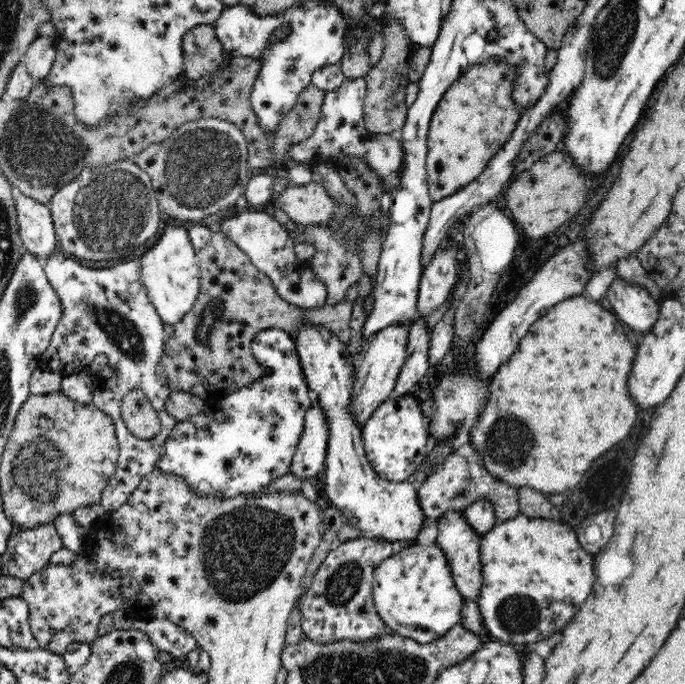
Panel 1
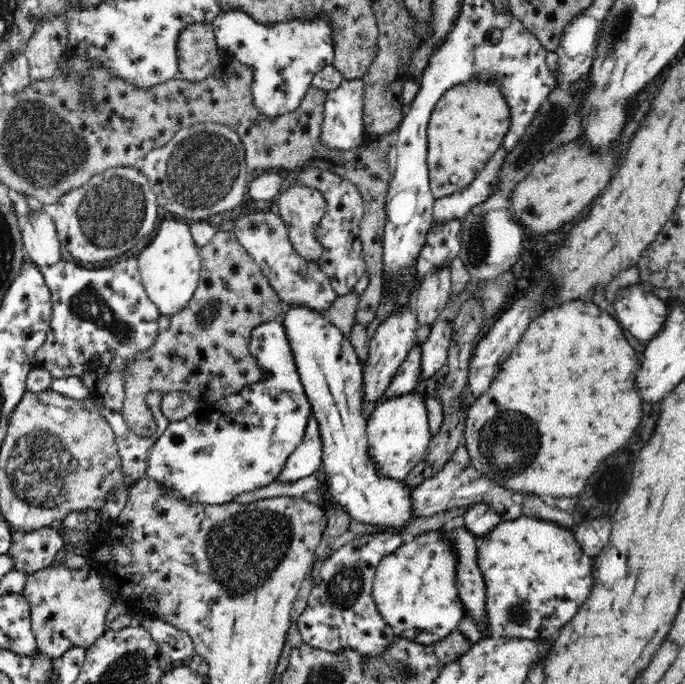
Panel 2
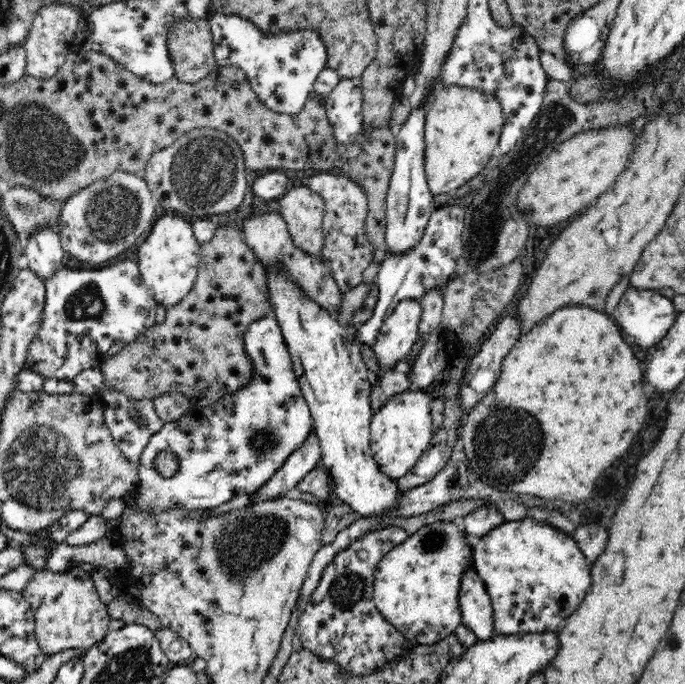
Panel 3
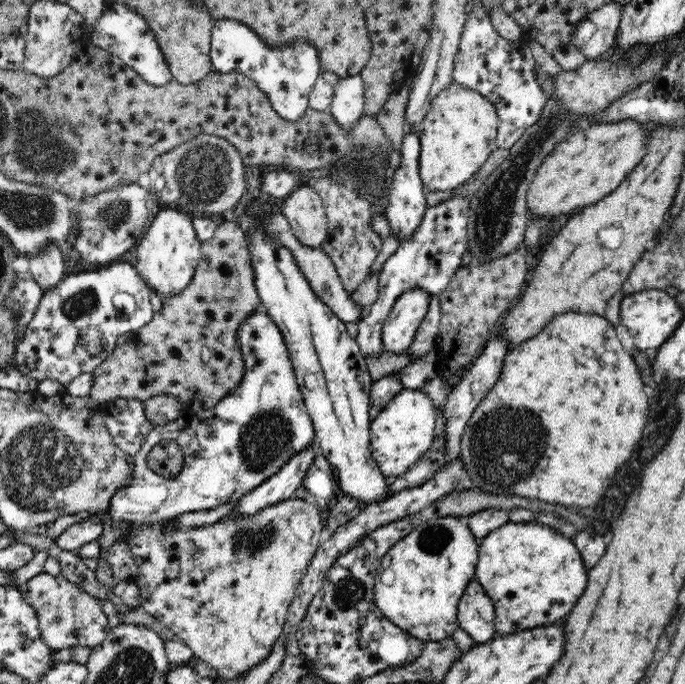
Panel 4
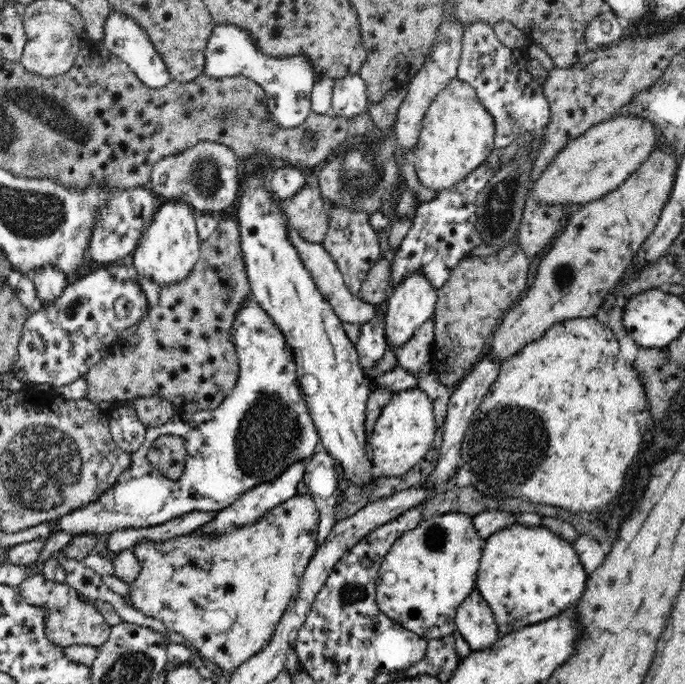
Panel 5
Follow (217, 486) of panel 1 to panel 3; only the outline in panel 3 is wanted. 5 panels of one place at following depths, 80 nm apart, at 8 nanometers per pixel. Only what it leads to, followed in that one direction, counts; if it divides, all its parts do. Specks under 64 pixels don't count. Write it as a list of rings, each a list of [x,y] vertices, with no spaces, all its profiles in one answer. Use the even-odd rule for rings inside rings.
[[[274,316],[262,317],[248,324],[243,337],[244,350],[252,361],[252,378],[236,395],[221,398],[209,407],[192,409],[177,420],[163,424],[161,430],[149,439],[136,466],[139,484],[134,491],[120,498],[124,501],[124,511],[134,509],[150,515],[175,508],[202,511],[246,494],[252,496],[258,488],[268,483],[274,472],[311,436],[311,412],[302,396],[284,335]],[[164,449],[174,452],[178,457],[180,464],[174,477],[165,478],[152,467],[156,455]]]

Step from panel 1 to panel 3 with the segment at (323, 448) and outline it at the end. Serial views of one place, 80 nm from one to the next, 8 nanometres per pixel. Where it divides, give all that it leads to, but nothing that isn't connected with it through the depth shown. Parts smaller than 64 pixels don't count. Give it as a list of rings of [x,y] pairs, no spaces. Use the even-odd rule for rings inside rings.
[[[314,431],[308,440],[284,462],[264,487],[252,494],[250,504],[295,495],[299,484],[321,461],[319,439]]]

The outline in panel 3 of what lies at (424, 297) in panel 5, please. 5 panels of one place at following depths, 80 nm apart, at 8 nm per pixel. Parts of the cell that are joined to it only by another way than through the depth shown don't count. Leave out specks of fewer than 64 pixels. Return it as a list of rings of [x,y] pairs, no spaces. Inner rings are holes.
[[[404,298],[384,320],[373,350],[380,366],[384,366],[386,371],[394,368],[406,354],[410,354],[412,346],[418,340],[422,311],[420,299]]]

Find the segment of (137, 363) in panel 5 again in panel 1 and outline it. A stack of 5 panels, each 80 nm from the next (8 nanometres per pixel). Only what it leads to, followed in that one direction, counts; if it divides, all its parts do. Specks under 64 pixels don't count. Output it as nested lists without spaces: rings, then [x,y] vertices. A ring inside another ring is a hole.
[[[225,230],[212,233],[210,242],[197,250],[197,257],[201,268],[198,296],[192,308],[173,325],[173,334],[164,340],[164,354],[156,368],[158,377],[173,391],[189,392],[205,401],[208,397],[224,398],[256,382],[265,371],[253,357],[251,342],[256,332],[264,328],[281,328],[292,335],[305,320],[327,328],[342,342],[349,342],[354,301],[342,299],[317,309],[290,305]],[[134,388],[123,396],[121,416],[130,433],[141,440],[152,439],[161,432],[157,412],[150,412],[149,401],[141,388]]]

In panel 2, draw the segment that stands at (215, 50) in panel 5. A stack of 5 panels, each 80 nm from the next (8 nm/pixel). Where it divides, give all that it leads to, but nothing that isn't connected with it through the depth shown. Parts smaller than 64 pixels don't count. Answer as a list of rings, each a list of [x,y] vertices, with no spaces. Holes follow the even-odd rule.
[[[244,12],[220,13],[211,22],[216,39],[220,62],[240,62],[253,71],[253,83],[251,93],[255,107],[264,115],[274,117],[294,112],[304,100],[306,93],[312,87],[314,76],[322,68],[332,65],[332,27],[326,19],[312,20],[289,20],[285,23],[274,23],[273,25],[260,24],[252,20]]]

